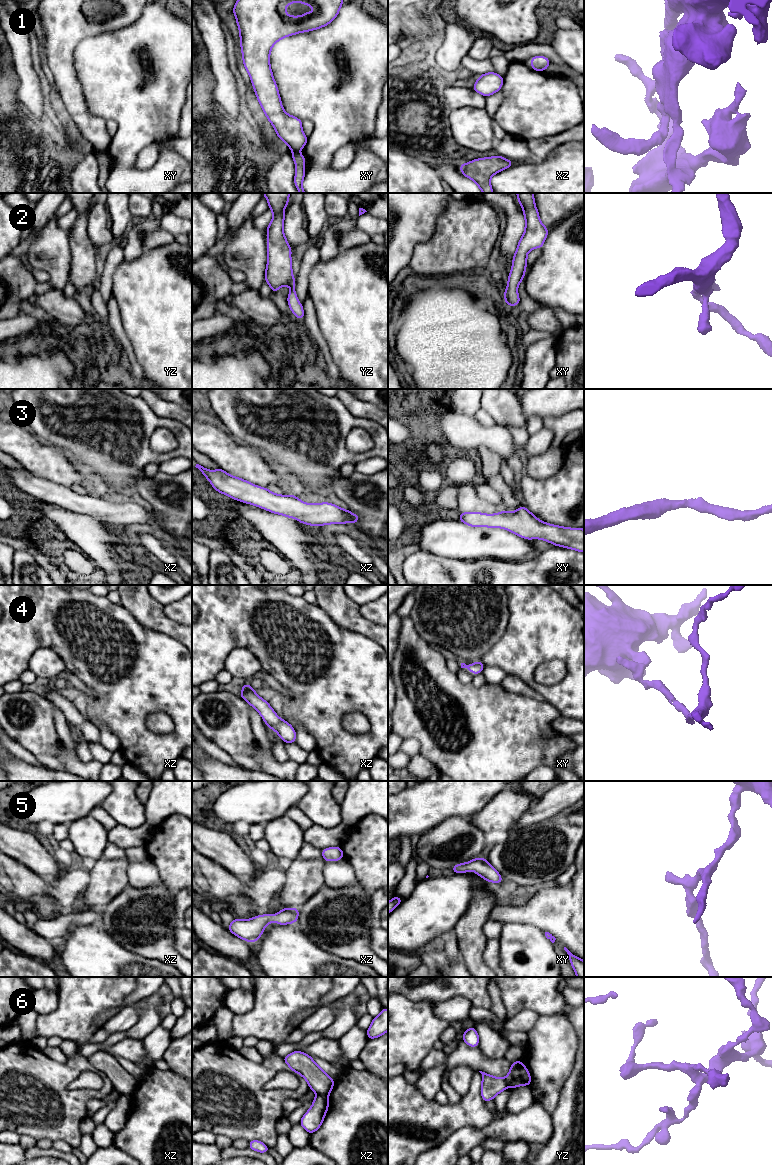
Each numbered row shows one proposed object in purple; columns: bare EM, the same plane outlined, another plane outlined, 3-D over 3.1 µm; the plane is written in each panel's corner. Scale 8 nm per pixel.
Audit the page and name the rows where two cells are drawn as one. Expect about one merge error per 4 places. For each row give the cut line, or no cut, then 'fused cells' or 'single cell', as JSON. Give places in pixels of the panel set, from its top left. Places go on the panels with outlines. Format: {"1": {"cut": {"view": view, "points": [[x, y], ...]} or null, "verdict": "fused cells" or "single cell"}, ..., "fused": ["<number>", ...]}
{"1": {"cut": {"view": "xy", "points": [[303, 134], [303, 142], [295, 149]]}, "verdict": "fused cells"}, "2": {"cut": null, "verdict": "single cell"}, "3": {"cut": null, "verdict": "single cell"}, "4": {"cut": null, "verdict": "single cell"}, "5": {"cut": null, "verdict": "single cell"}, "6": {"cut": {"view": "xz", "points": [[317, 1094], [327, 1095]]}, "verdict": "fused cells"}, "fused": ["1", "6"]}

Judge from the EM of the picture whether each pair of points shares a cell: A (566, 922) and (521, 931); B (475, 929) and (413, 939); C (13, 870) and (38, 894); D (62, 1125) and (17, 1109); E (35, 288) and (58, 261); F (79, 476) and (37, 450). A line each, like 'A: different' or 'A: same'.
A: different
B: different
C: same
D: same
E: different
F: same

